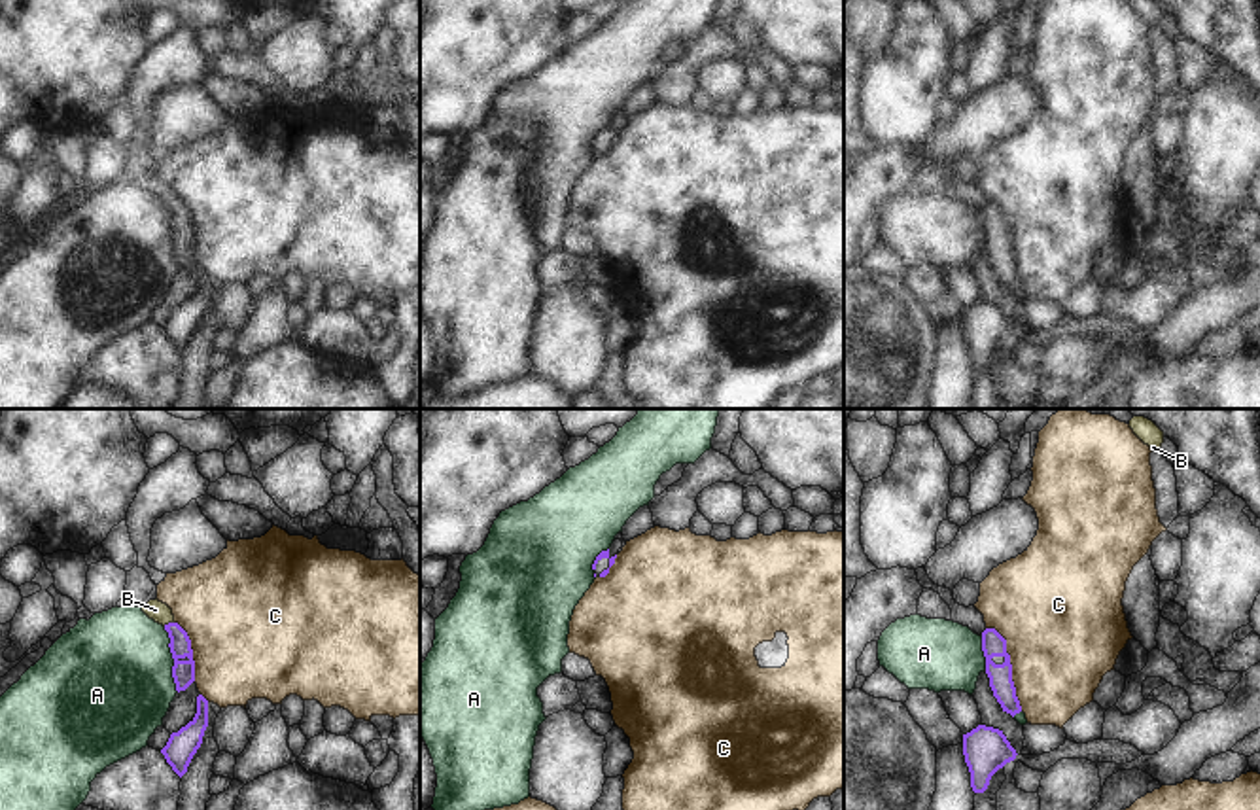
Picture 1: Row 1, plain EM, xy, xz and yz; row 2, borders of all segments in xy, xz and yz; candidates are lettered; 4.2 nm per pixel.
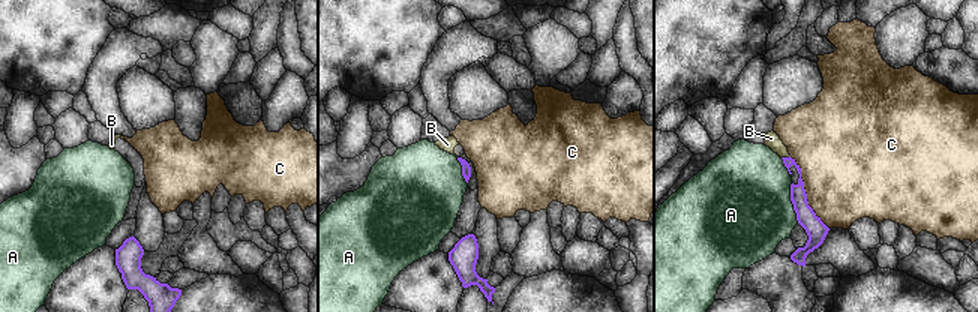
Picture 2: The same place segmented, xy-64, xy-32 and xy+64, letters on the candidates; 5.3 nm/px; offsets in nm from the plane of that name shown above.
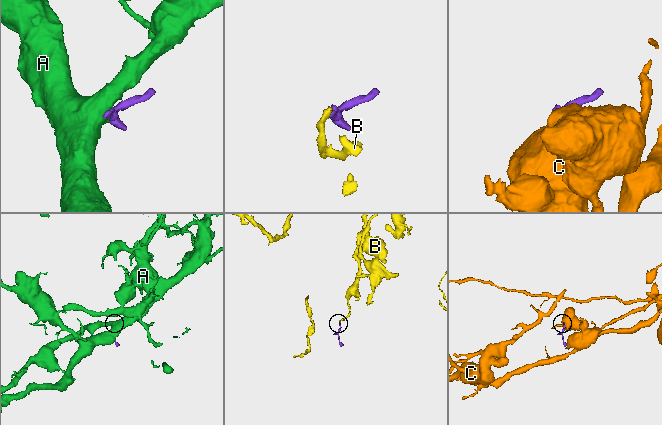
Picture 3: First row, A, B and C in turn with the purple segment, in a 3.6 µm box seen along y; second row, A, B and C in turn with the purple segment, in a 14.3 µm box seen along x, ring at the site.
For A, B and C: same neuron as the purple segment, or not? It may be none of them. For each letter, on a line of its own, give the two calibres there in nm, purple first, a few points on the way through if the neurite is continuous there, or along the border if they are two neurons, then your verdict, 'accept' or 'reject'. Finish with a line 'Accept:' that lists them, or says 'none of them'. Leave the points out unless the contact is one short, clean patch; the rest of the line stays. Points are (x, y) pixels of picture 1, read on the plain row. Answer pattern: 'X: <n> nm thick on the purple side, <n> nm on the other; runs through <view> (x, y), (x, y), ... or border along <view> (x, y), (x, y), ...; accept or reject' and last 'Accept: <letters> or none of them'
A: 100 nm thick on the purple side, 480 nm on the other; border along xy (163, 203), (173, 235), (173, 258), (178, 267); reject
B: 100 nm thick on the purple side, 90 nm on the other; runs through xy (180, 222), (169, 199), (156, 186); accept
C: 100 nm thick on the purple side, 480 nm on the other; border along yz (986, 203), (992, 203), (1005, 216), (1011, 256), (1022, 286); reject
Accept: B

